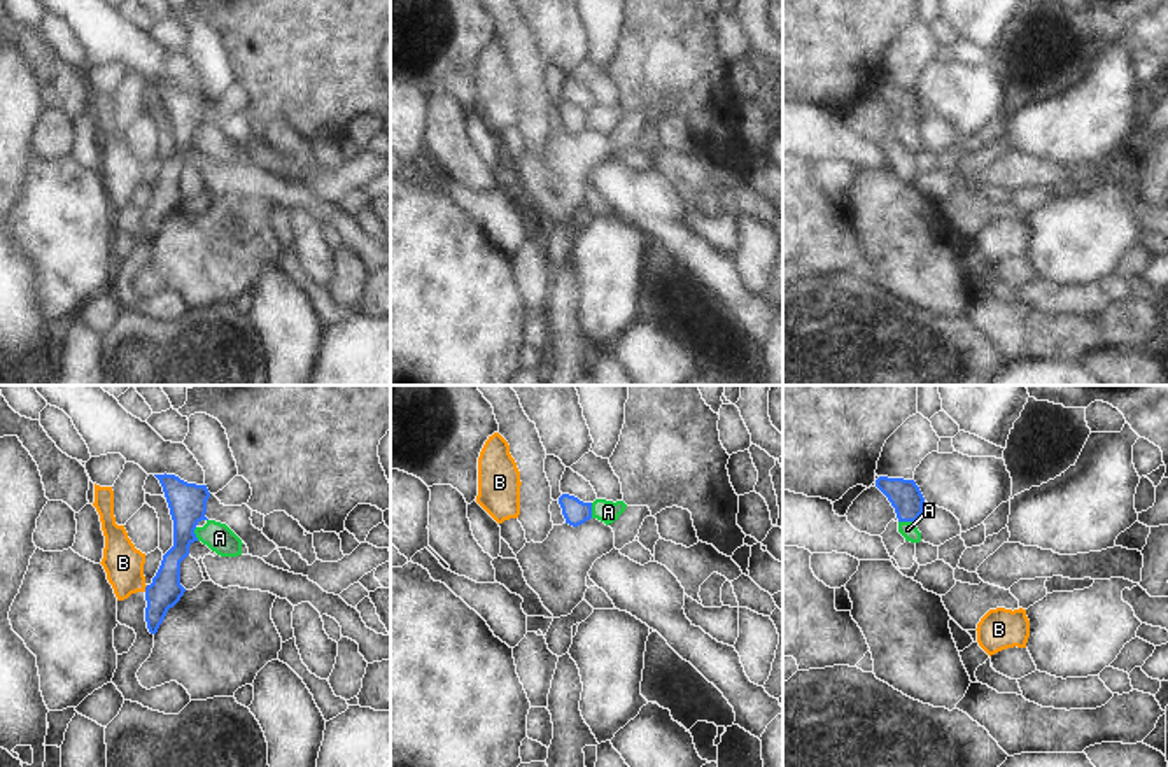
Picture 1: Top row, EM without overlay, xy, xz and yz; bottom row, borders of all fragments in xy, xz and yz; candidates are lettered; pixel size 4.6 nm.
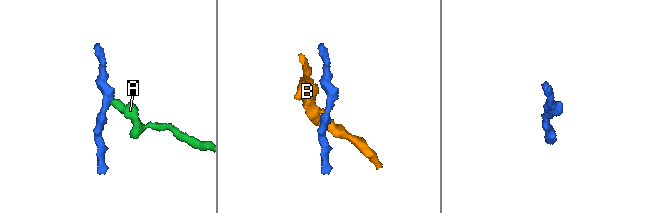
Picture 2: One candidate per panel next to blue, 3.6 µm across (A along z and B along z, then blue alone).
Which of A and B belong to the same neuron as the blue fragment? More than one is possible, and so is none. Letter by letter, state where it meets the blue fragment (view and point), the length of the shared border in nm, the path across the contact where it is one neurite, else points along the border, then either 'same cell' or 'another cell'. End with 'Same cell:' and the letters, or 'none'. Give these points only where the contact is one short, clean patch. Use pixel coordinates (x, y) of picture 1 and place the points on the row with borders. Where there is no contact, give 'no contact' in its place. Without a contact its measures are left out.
A: yz (907, 520) | 80 nm | along yz (899, 520), (914, 524) | another cell
B: xy (146, 589) | 40 nm | along xy (147, 585), (144, 591) | another cell
Same cell: none

